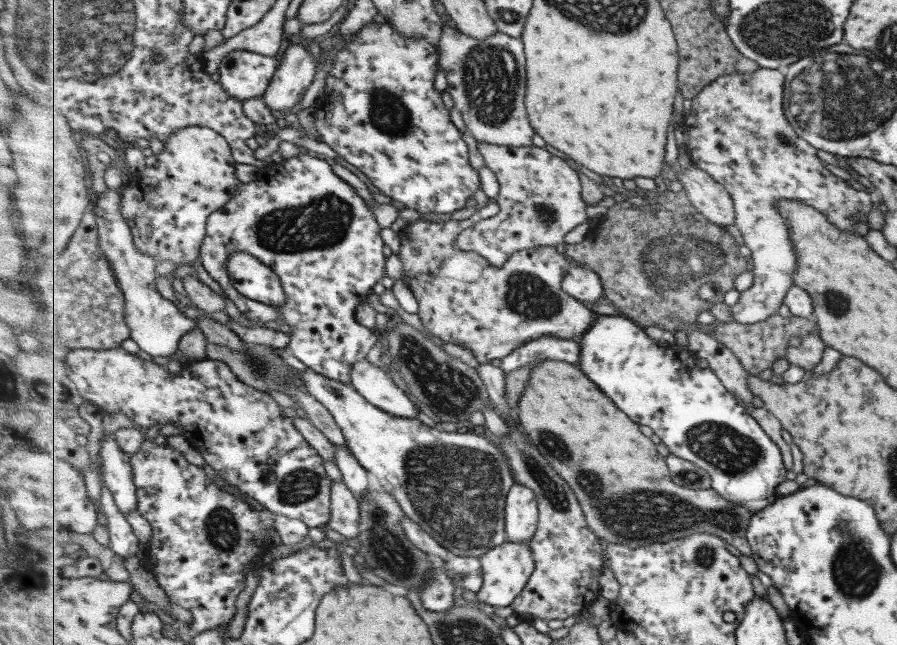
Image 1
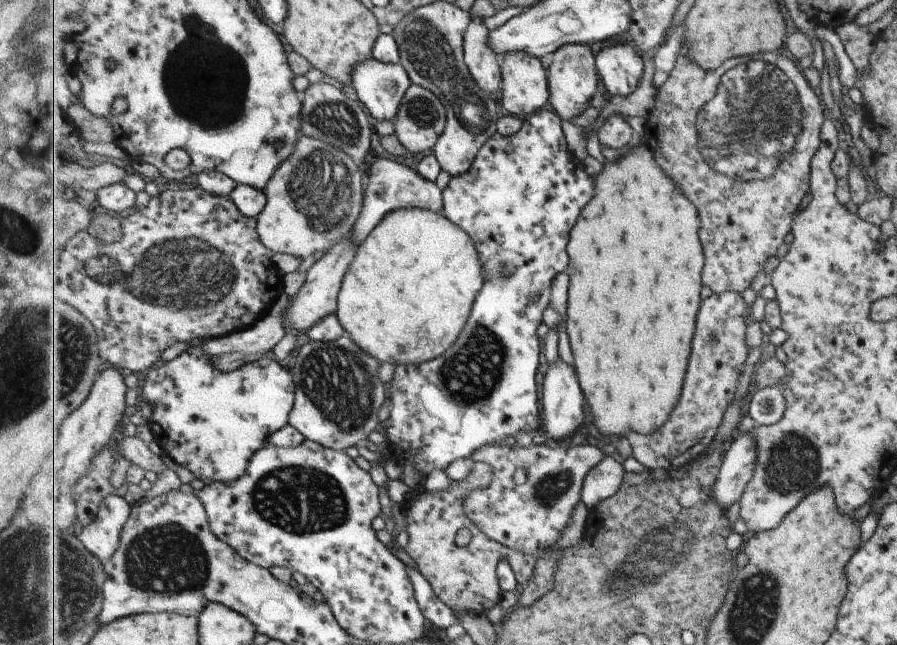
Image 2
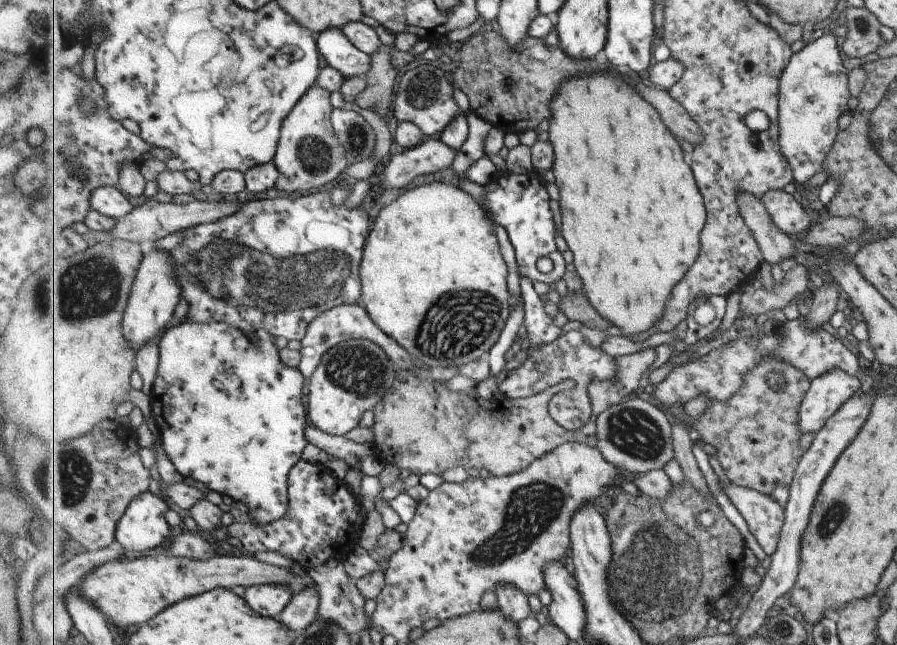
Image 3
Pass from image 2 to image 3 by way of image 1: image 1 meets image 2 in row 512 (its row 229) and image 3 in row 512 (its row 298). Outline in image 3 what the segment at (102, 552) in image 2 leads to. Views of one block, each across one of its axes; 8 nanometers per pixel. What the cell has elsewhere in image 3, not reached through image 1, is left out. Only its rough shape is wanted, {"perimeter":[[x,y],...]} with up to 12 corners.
{"perimeter":[[162,493],[140,494],[118,522],[117,544],[165,546],[176,532]]}

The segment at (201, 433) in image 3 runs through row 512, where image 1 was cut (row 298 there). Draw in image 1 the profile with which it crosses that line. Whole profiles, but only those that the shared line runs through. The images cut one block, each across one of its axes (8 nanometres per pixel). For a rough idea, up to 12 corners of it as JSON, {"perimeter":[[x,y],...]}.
{"perimeter":[[237,250],[227,266],[247,298],[286,304],[282,279],[255,255]]}

